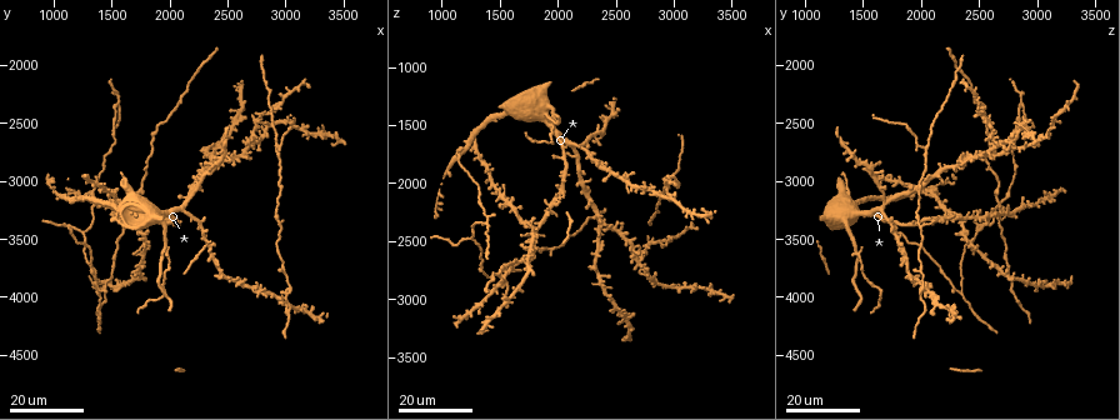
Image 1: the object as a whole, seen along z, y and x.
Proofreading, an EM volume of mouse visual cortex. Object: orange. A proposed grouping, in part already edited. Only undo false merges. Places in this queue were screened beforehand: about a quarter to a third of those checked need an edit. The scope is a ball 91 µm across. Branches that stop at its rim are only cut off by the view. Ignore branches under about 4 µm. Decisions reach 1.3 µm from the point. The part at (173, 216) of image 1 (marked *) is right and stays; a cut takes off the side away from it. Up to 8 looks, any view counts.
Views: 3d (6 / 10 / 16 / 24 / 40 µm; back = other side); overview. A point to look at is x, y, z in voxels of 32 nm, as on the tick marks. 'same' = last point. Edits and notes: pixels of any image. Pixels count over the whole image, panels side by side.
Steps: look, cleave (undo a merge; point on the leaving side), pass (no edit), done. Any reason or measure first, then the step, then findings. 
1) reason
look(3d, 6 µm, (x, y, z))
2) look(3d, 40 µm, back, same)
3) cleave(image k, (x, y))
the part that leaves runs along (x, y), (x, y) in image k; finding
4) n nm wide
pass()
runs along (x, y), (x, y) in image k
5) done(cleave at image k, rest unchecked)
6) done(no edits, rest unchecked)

four or more arms meet
look(3d, 16 µm, (1940, 3600, 1420))

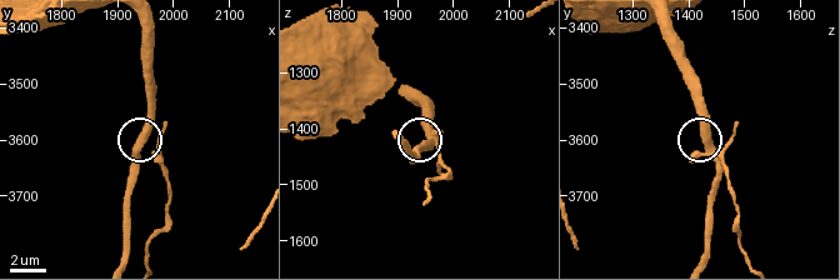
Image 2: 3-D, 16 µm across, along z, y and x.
look(3d, 10 µm, (1940, 3605, 1430))

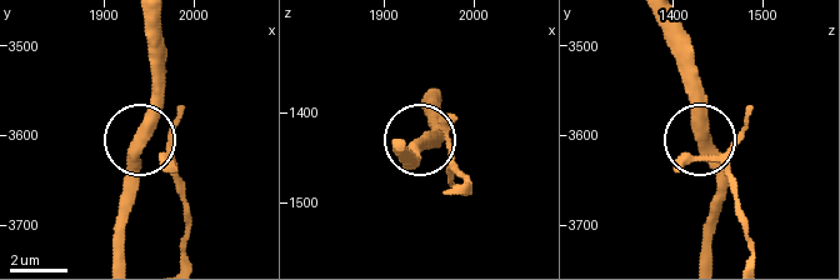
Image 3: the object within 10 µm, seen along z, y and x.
370 nm wide
pass()
runs along (146, 23), (154, 115), (128, 191) in image 3; continuous, no second cell

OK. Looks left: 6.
narrows sharply
look(3d, 24 µm, (1960, 3800, 1500))

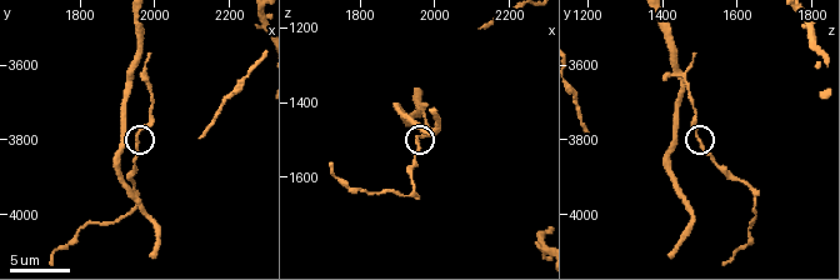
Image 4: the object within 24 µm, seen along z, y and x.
closer look
look(3d, 6 µm, (1950, 3790, 1490))

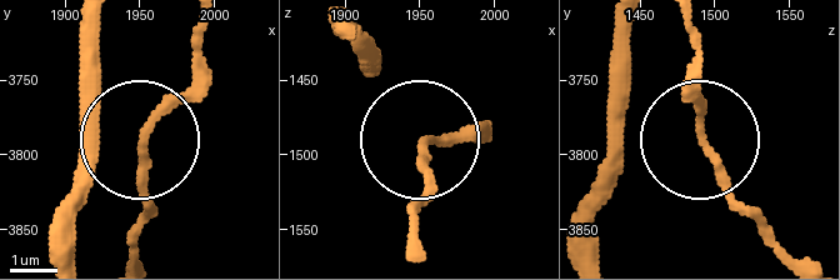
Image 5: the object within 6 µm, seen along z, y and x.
pass()
runs along (196, 26), (193, 85), (136, 158), (136, 253) in image 5; all the same cell

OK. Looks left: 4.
look(3d, 24 µm, (1320, 3100, 2720))

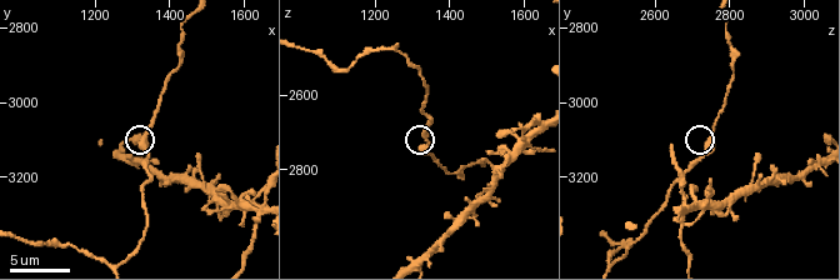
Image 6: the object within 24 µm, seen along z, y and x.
look(3d, 10 µm, (1330, 3130, 2740))

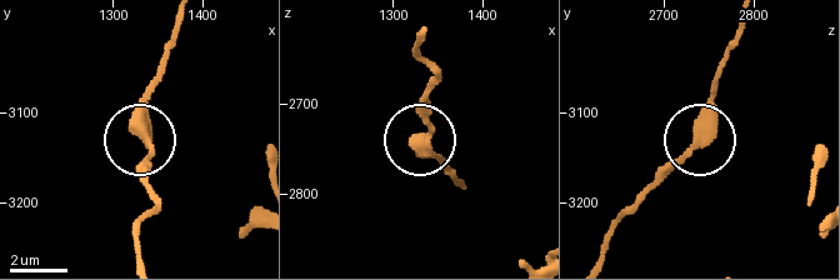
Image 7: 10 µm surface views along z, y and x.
side arm 39 µm
pass()
continuous, no second cell

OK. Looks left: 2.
three-way junction
look(3d, 16 µm, (1380, 3980, 2360))

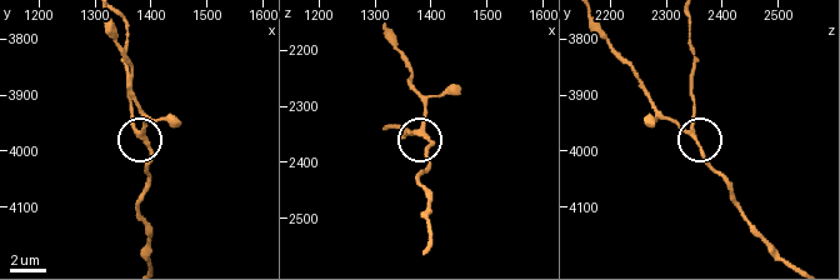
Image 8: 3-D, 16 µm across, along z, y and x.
look(3d, 6 µm, (1380, 3965, 2345))

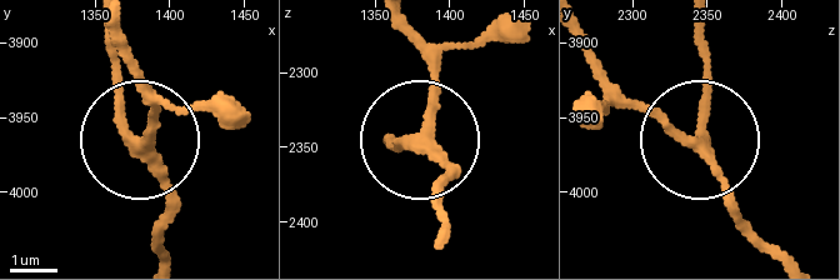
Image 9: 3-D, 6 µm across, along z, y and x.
pass()
runs along (384, 144), (419, 131), (431, 73), (419, 40) in image 9; continuous, no second cell

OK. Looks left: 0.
done(no edits, rest unchecked)

